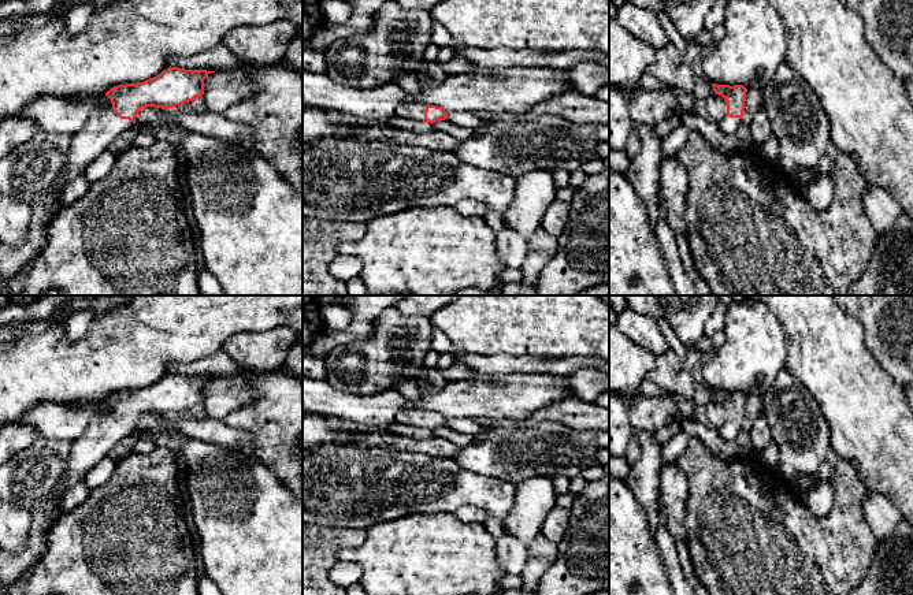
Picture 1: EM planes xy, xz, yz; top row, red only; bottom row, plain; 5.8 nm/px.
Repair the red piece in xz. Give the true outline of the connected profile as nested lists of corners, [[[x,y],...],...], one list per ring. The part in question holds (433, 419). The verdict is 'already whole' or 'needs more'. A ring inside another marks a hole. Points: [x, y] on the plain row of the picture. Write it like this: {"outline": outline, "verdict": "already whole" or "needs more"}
{"outline": [[[409,408],[400,410],[396,421],[411,427],[423,427],[426,429],[435,429],[437,427],[448,425],[448,419],[437,412],[426,412],[419,408]]], "verdict": "needs more"}

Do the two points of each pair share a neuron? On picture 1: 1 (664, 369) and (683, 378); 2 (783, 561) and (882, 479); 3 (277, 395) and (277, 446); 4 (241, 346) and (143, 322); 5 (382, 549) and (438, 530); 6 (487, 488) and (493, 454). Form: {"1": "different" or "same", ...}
{"1": "same", "2": "different", "3": "same", "4": "different", "5": "same", "6": "different"}

